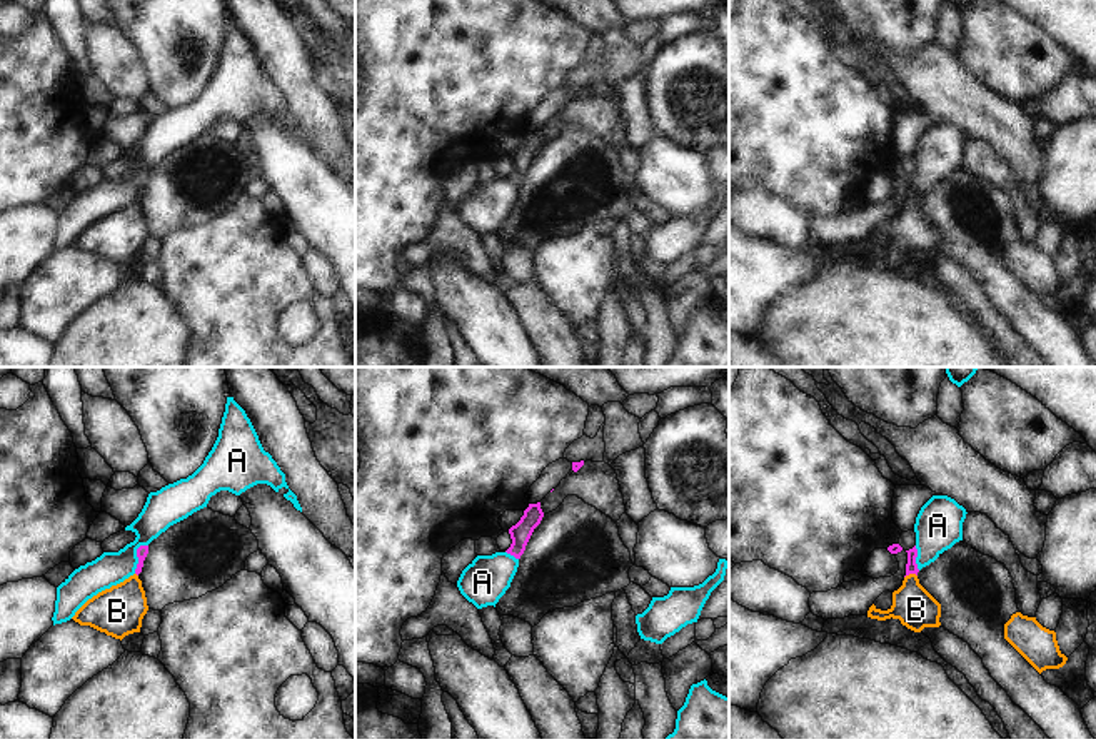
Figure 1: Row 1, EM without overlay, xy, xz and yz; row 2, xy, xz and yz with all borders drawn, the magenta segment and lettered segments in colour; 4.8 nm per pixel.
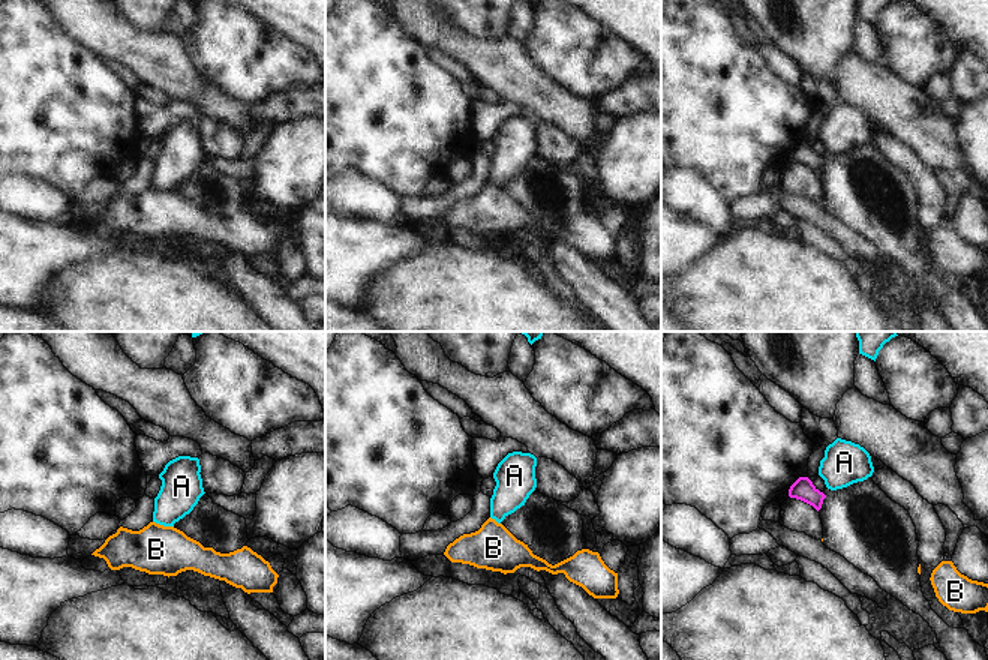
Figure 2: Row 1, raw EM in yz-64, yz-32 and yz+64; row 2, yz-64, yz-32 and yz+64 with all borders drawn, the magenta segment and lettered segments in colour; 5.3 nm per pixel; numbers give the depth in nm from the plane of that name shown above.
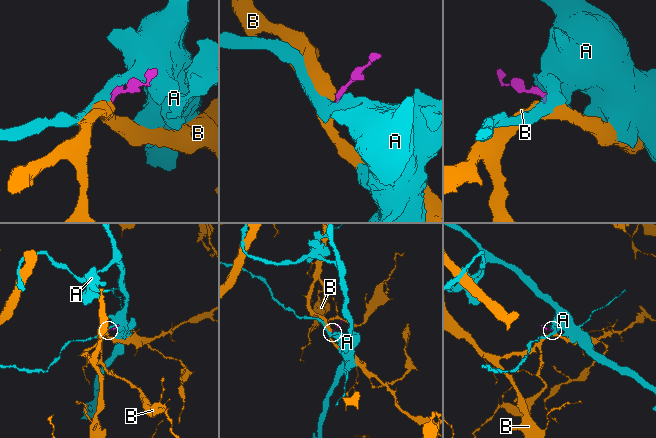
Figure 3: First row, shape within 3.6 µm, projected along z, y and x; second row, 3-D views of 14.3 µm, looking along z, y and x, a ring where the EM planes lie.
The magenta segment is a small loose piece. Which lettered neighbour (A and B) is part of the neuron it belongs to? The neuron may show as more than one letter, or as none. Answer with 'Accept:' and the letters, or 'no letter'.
Accept: B

